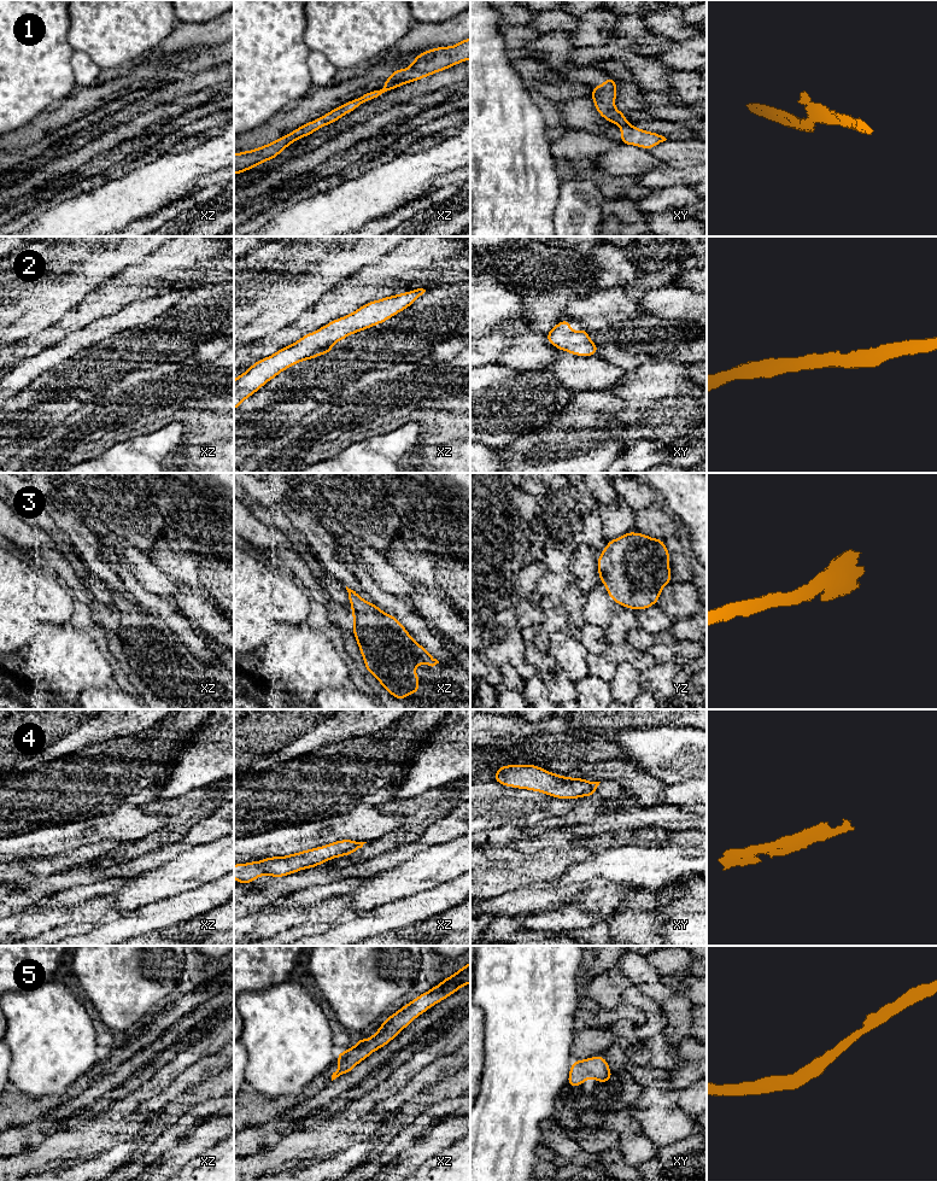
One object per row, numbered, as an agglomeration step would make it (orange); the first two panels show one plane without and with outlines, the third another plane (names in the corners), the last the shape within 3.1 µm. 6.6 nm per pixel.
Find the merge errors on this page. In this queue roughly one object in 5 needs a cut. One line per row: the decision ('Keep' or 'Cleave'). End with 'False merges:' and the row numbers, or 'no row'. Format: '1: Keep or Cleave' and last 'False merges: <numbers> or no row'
1: Cleave
2: Keep
3: Keep
4: Keep
5: Keep
False merges: 1

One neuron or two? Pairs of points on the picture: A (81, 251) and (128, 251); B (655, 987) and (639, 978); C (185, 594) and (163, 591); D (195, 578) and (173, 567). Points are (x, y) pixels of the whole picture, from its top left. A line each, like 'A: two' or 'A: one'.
A: one
B: one
C: two
D: one

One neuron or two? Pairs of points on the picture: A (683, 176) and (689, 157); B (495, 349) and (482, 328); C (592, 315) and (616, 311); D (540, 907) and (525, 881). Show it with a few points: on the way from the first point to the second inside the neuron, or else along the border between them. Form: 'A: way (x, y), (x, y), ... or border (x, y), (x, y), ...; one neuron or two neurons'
A: border (694, 164), (681, 168), (667, 167); two neurons
B: border (499, 331), (482, 335); two neurons
C: way (598, 311), (610, 311); one neuron
D: border (532, 883), (508, 890), (501, 895); two neurons

